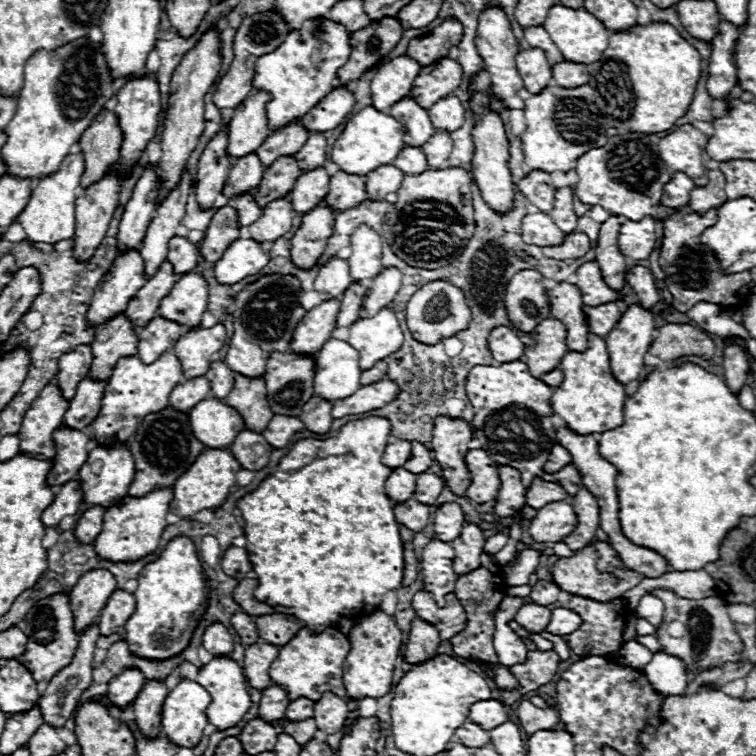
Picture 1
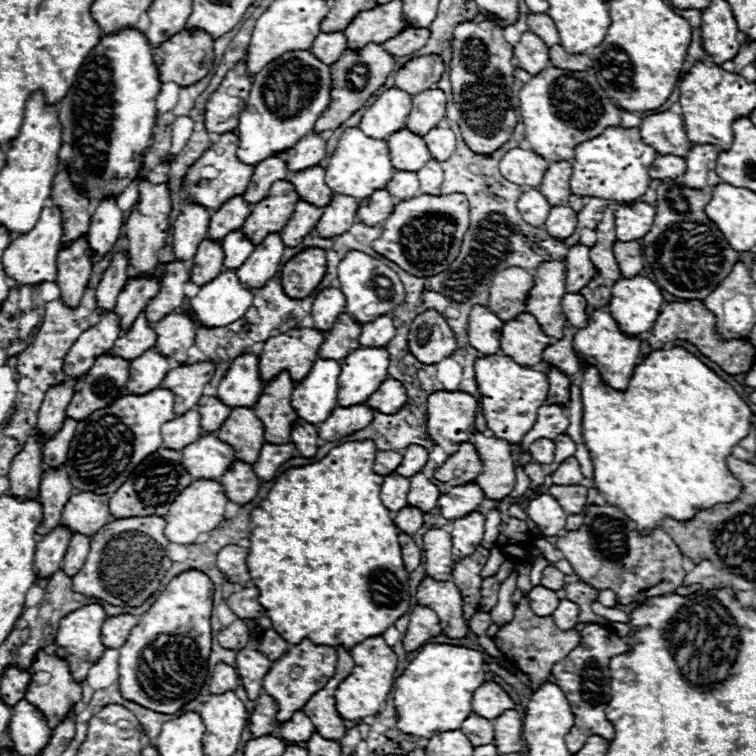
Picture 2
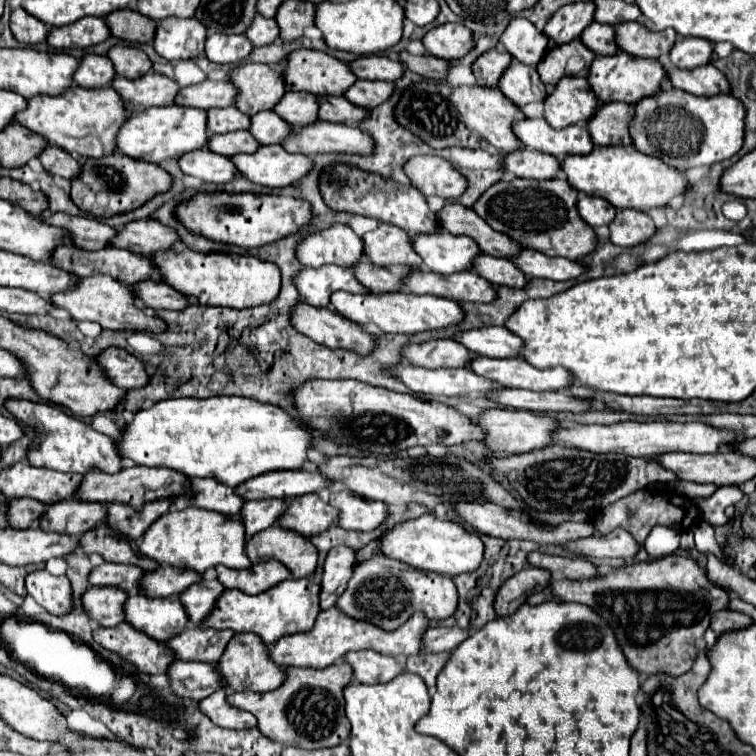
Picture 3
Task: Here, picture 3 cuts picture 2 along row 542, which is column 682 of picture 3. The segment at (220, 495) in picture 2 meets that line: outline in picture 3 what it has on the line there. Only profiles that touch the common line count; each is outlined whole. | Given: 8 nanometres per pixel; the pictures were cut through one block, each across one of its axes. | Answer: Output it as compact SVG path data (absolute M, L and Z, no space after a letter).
M596 146L590 154L572 154L560 162L568 184L588 196L606 198L614 208L632 208L632 210L650 210L664 208L674 196L686 192L686 180L676 170L666 166L662 160L644 156L632 146Z

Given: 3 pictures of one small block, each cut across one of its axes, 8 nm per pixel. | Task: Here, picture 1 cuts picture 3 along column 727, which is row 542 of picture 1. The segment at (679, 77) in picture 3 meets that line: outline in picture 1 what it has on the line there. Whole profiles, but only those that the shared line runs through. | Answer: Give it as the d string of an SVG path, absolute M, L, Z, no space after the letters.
M90 506L76 522L76 528L74 528L74 538L80 542L80 544L92 544L96 540L96 536L100 534L102 530L102 516L104 516L104 510L98 508L98 506Z

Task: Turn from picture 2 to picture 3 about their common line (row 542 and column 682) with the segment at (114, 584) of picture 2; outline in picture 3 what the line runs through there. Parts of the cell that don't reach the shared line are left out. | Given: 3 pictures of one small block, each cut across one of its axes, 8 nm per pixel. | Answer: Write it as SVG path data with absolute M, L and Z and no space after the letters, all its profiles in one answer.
M664 86L656 94L638 100L630 118L632 146L638 152L656 156L678 170L692 166L712 166L734 156L742 148L742 136L744 106L730 94L694 96L690 92Z

